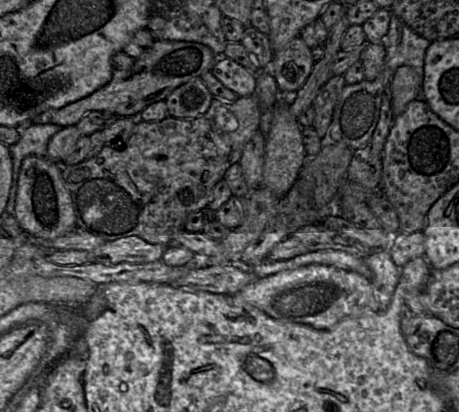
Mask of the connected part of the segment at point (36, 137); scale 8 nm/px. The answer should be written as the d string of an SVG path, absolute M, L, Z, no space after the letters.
M27 123L21 128L18 142L9 146L13 160L13 180L5 212L14 214L20 168L23 160L29 155L46 157L47 145L51 137L62 129L56 124Z

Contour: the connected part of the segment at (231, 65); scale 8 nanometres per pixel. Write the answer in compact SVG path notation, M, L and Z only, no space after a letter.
M222 55L217 58L210 71L237 96L245 97L254 94L256 87L255 73L250 72L234 60Z

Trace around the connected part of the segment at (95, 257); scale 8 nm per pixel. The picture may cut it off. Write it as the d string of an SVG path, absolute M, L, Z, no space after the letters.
M126 237L113 241L104 241L91 253L91 262L114 265L122 262L150 263L160 261L166 247L148 243L138 237Z

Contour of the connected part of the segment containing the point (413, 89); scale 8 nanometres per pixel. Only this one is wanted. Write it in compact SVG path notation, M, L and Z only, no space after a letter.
M400 66L391 81L392 114L401 115L407 105L417 99L422 99L421 78L410 66Z

